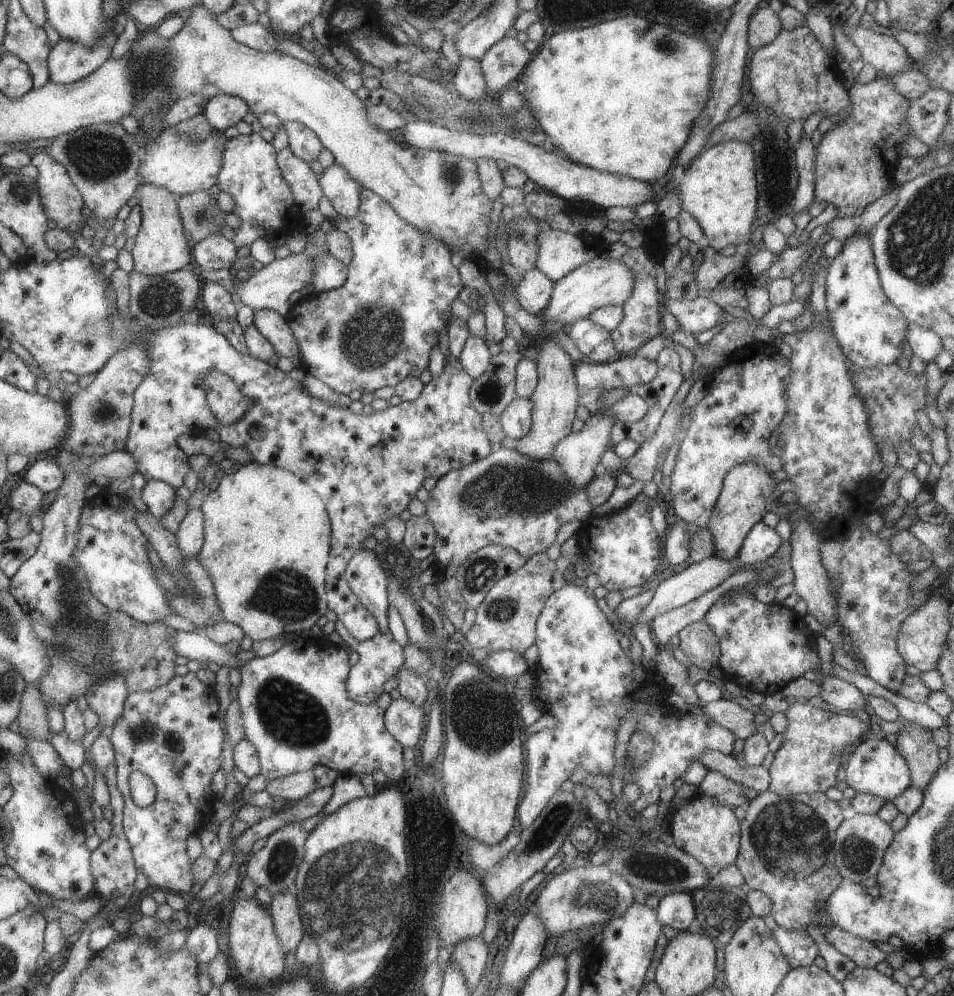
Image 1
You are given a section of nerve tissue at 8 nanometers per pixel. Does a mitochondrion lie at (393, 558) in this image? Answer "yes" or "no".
yes

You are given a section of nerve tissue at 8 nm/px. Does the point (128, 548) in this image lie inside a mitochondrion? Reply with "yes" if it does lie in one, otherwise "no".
no

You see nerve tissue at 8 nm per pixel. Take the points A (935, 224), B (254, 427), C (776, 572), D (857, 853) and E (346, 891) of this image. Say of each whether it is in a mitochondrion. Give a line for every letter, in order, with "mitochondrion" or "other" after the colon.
A: mitochondrion
B: other
C: mitochondrion
D: mitochondrion
E: mitochondrion

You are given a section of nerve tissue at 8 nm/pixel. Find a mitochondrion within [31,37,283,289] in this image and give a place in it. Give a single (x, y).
(98, 156)

